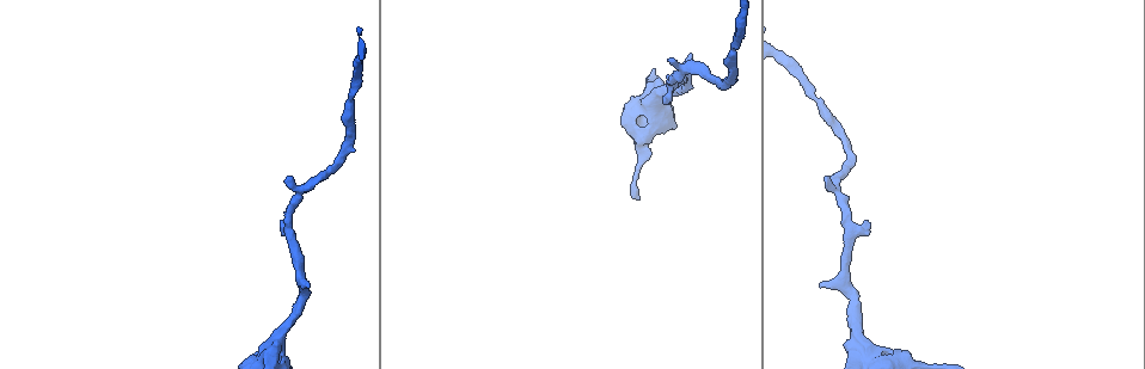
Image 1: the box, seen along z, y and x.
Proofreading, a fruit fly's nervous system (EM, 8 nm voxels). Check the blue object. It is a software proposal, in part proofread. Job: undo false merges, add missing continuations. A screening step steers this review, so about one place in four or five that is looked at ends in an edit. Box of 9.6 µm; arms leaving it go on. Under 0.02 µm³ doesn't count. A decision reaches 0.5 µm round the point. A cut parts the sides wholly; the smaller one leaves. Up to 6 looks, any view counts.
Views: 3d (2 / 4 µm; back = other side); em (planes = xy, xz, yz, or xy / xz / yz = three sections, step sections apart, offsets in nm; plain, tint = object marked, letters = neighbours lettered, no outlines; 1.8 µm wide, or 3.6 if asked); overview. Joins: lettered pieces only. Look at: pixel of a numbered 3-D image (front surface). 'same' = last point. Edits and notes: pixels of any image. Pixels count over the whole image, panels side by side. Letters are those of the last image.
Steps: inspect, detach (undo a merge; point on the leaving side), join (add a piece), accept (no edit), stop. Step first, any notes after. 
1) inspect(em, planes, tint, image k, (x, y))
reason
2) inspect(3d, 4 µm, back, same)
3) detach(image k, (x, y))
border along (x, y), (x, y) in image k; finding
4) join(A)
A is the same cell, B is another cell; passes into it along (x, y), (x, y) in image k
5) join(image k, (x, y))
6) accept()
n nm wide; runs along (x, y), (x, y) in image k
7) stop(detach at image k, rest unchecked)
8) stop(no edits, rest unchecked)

inspect(em, planes, tint, image 1, (647, 118))
sharp bend

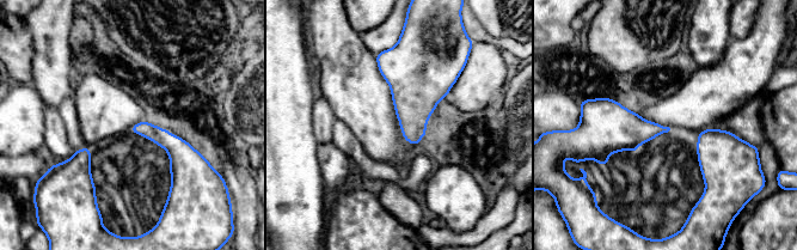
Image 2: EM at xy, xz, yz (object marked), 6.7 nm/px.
inspect(em, planes, letters, same)

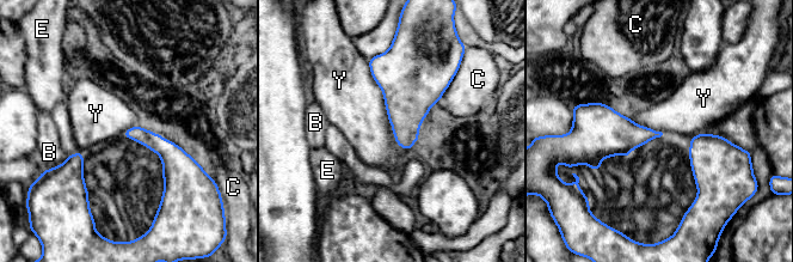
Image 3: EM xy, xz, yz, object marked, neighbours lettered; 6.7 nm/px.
accept()
B, C, E and Y are other cells; one neuron here

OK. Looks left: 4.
inspect(3d, 4 µm, image 1, (819, 286))
branch stops here

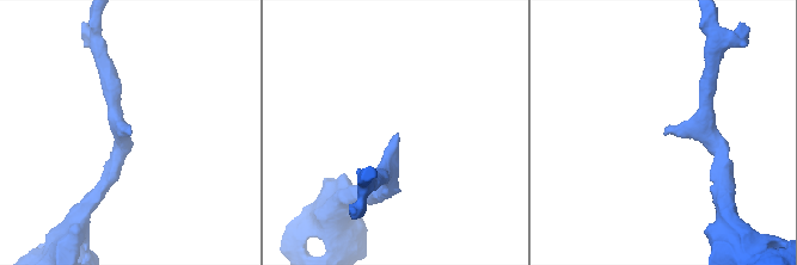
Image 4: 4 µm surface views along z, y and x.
inspect(em, planes, letters, image 4, (666, 135))

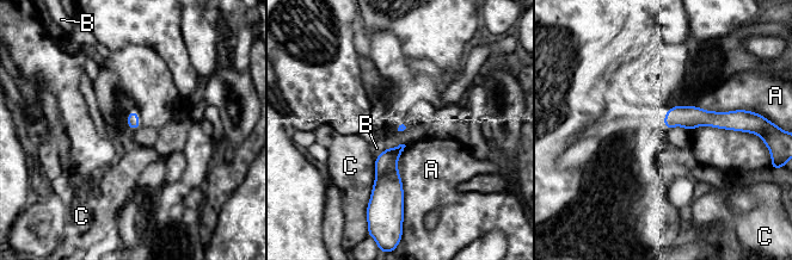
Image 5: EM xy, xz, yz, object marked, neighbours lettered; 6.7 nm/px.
accept()
A, B and C are other cells; border along (406, 146), (398, 159), (403, 210) in image 5; no lettered piece goes on from it

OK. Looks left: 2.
stop(no edits, rest unchecked)

